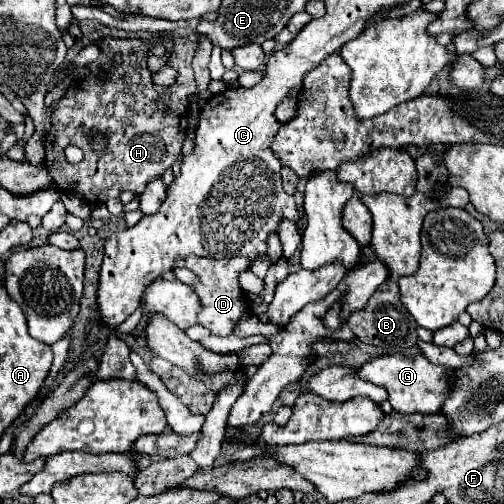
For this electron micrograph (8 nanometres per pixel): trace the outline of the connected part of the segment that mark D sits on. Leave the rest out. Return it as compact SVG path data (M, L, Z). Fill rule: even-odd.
M188 256L186 268L196 274L196 282L192 284L194 292L200 298L202 310L198 312L198 324L208 328L214 336L230 336L232 328L238 324L238 320L250 310L250 300L240 288L238 276L246 270L250 270L250 260L244 256L236 256L234 260L214 260L214 258L198 258L198 256Z

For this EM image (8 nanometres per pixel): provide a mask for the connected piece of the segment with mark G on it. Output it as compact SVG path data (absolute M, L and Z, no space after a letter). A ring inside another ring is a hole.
M384 354L376 356L368 362L364 362L358 370L356 376L360 380L368 380L372 384L378 384L386 388L388 392L388 402L392 404L394 412L400 414L434 414L440 410L442 400L448 398L450 384L452 384L452 372L442 366L430 364L422 354L414 356L404 356L404 354Z

